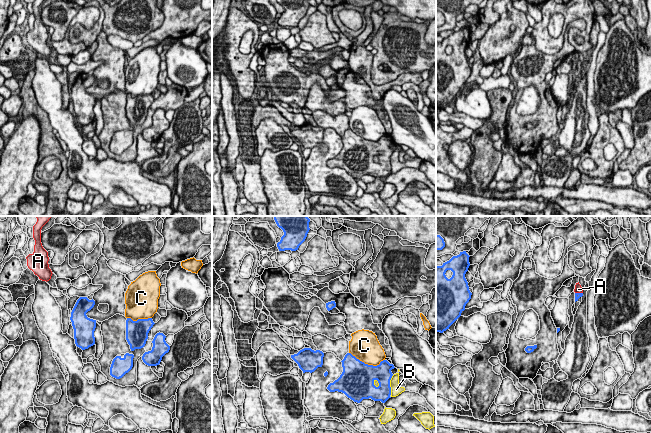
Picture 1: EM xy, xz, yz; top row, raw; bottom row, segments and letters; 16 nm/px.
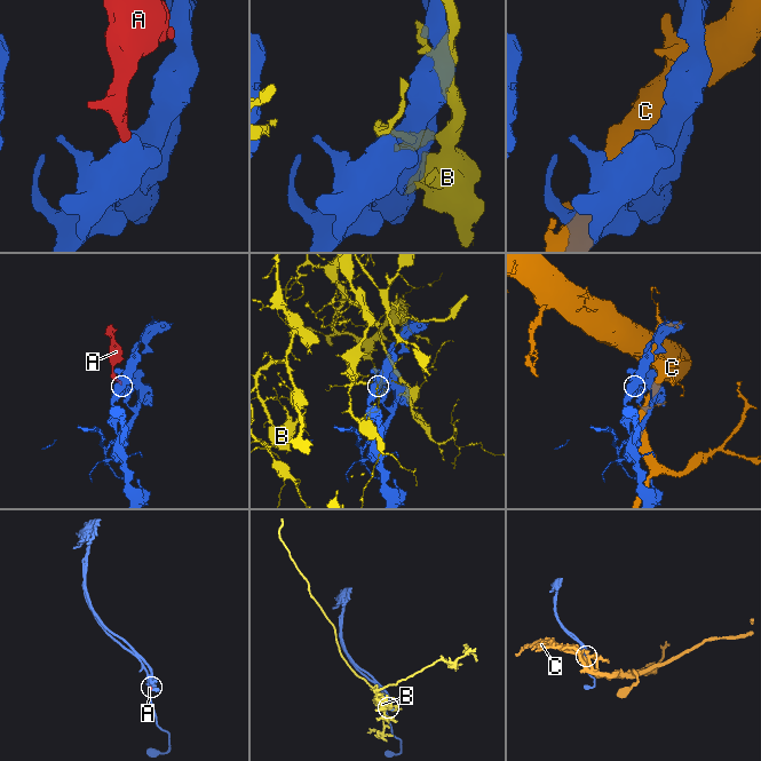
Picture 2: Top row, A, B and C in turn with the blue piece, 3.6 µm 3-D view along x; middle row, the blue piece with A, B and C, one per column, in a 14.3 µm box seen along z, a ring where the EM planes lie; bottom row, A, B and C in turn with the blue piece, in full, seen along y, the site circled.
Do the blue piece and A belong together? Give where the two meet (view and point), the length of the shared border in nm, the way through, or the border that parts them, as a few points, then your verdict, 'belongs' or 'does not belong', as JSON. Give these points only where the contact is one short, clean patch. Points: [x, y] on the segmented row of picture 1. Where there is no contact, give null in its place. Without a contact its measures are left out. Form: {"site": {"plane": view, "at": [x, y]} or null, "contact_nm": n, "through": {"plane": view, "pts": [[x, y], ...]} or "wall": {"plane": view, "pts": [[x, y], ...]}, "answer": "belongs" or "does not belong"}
{"site": {"plane": "yz", "at": [579, 293]}, "contact_nm": 130, "through": {"plane": "yz", "pts": [[577, 295], [579, 293], [578, 289]]}, "answer": "belongs"}

